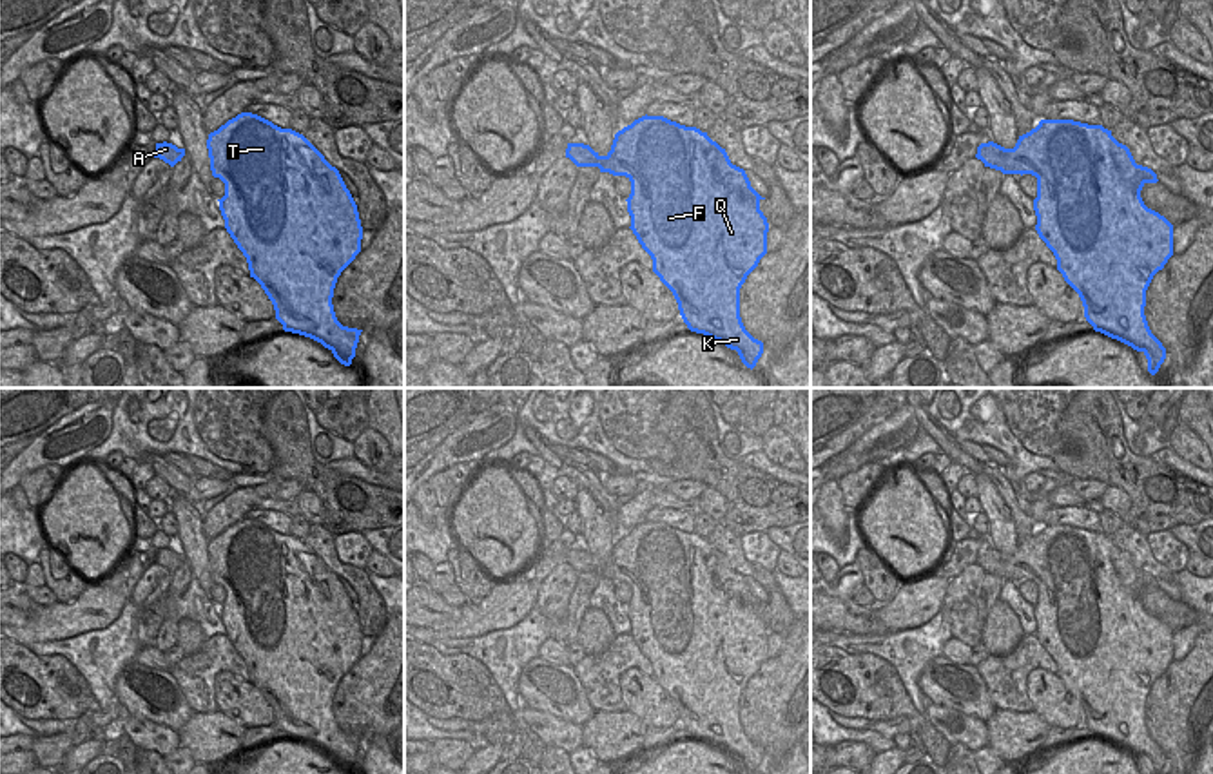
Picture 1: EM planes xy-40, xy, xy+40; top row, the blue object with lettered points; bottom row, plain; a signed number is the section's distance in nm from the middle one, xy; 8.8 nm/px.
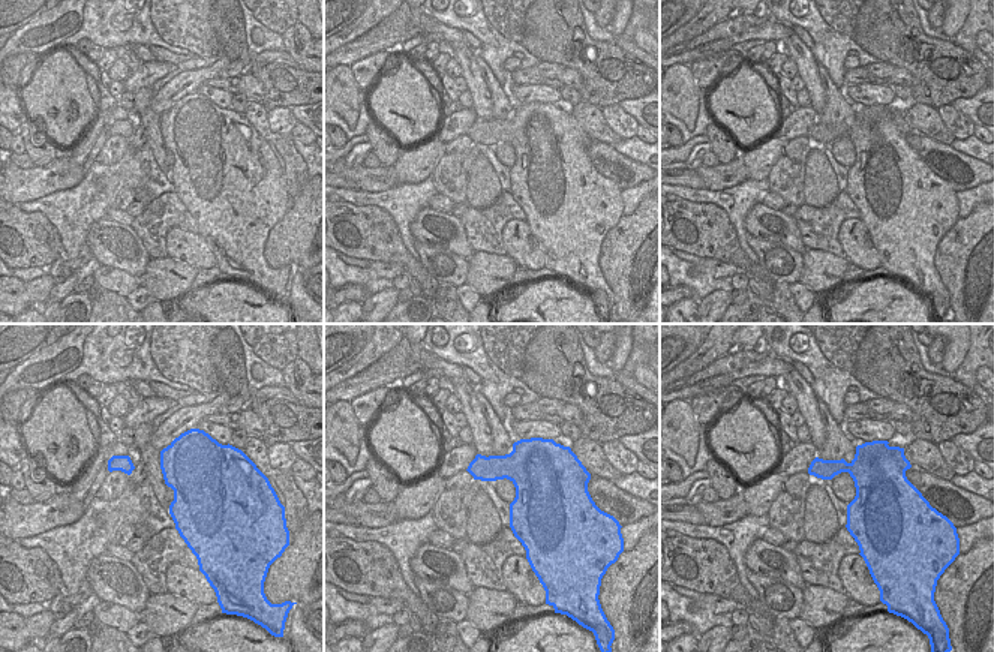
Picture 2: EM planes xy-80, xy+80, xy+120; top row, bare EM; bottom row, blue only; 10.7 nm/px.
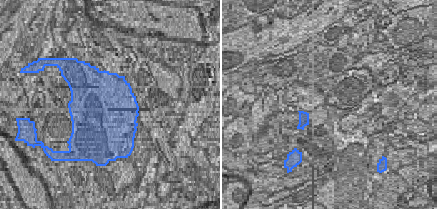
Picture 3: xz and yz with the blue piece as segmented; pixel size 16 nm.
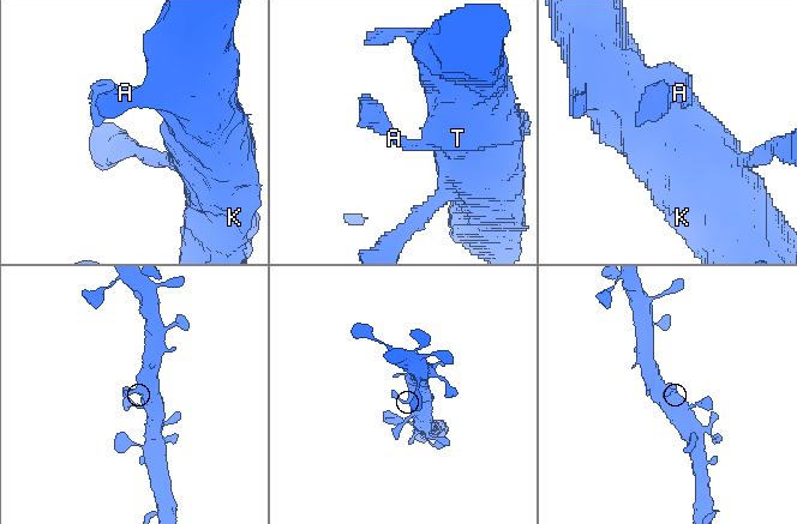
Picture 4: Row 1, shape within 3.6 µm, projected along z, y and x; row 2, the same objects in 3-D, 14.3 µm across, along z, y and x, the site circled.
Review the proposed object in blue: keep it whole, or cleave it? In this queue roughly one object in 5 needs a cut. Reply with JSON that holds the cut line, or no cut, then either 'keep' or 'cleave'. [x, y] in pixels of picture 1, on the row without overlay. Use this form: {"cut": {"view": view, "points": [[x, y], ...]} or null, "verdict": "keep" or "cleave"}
{"cut": null, "verdict": "keep"}

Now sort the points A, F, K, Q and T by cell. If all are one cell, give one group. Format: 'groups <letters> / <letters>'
groups A F K Q T

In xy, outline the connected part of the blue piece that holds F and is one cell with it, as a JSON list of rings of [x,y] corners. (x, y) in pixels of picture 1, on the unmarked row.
[[[647,520],[618,537],[606,562],[584,549],[568,549],[566,564],[631,587],[629,634],[651,662],[653,678],[673,698],[684,729],[736,756],[742,769],[754,774],[763,749],[742,729],[740,694],[767,660],[769,629],[760,616],[765,604],[751,593],[745,576],[733,571],[707,538]]]

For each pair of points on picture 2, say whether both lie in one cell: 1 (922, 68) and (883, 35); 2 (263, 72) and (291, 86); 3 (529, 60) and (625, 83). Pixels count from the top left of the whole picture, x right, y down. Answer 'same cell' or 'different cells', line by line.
1: same cell
2: same cell
3: different cells

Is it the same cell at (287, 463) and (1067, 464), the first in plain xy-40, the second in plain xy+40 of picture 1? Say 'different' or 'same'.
same

